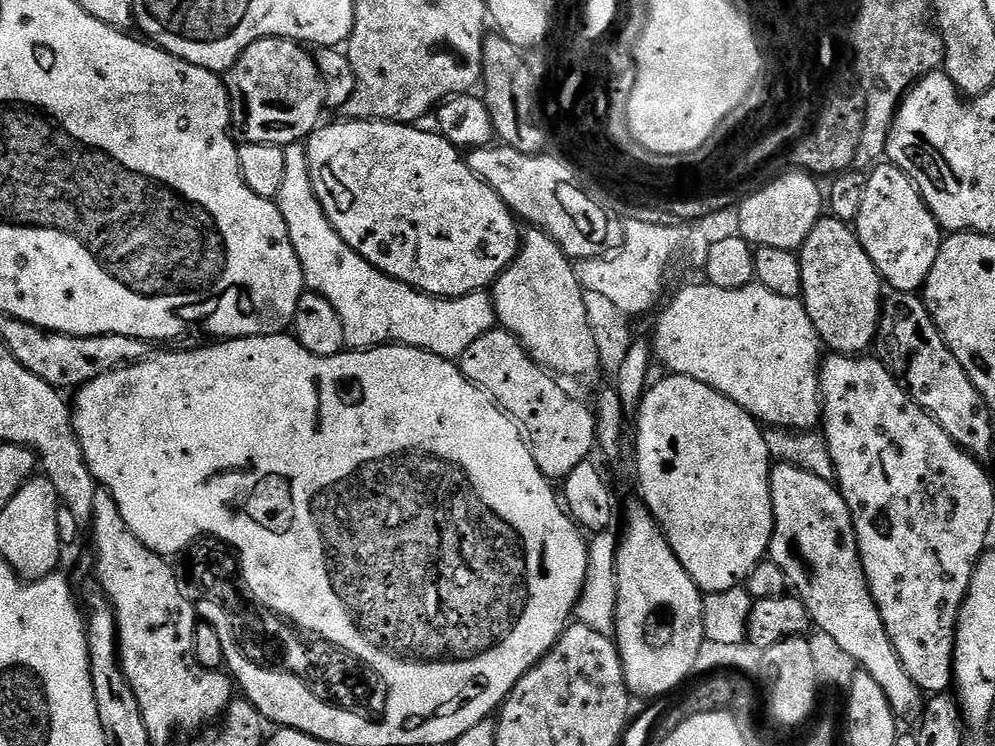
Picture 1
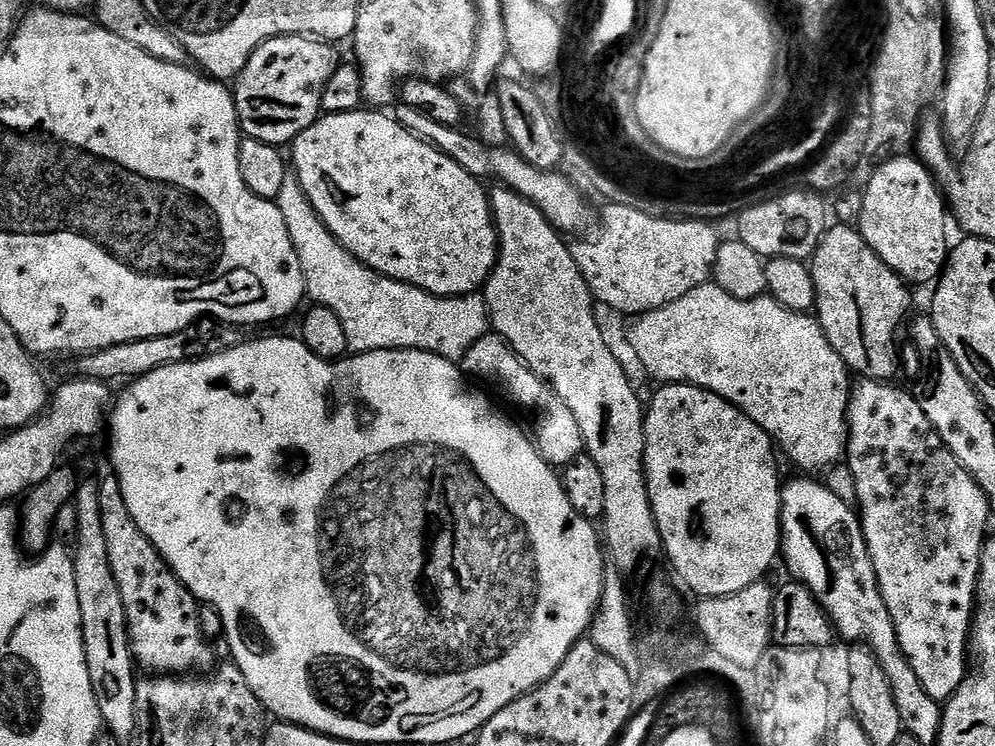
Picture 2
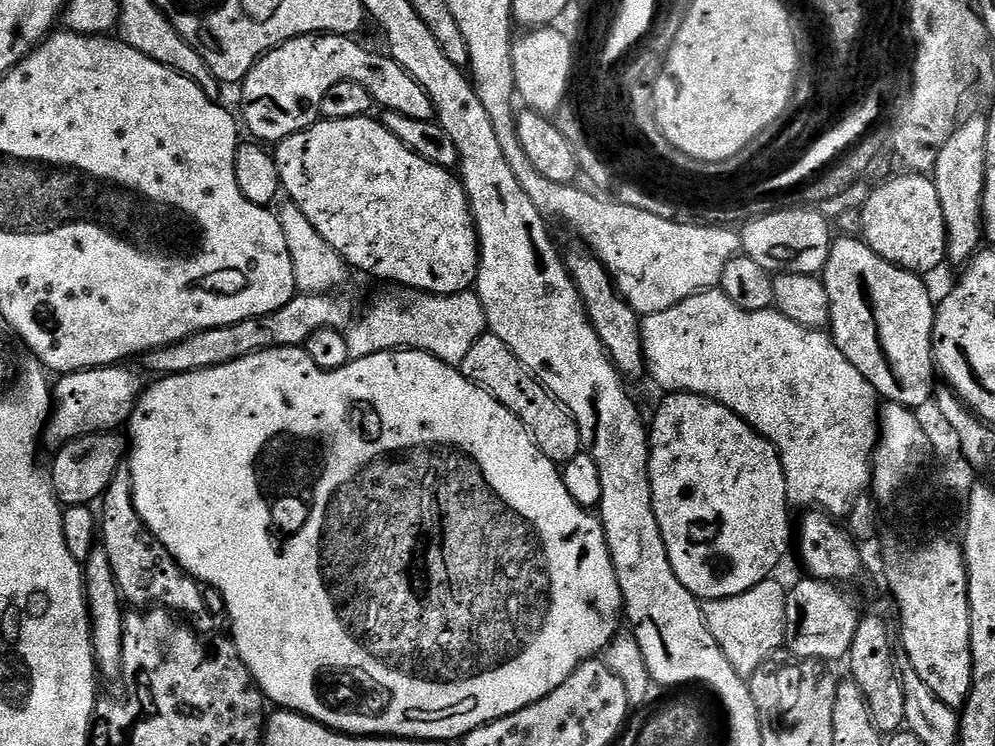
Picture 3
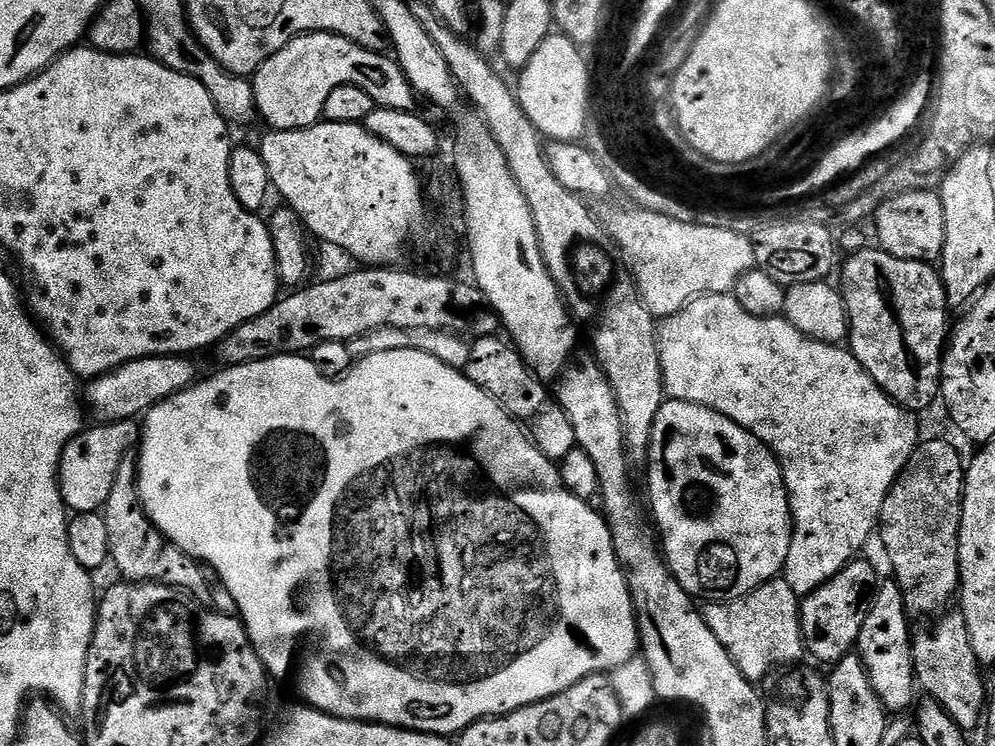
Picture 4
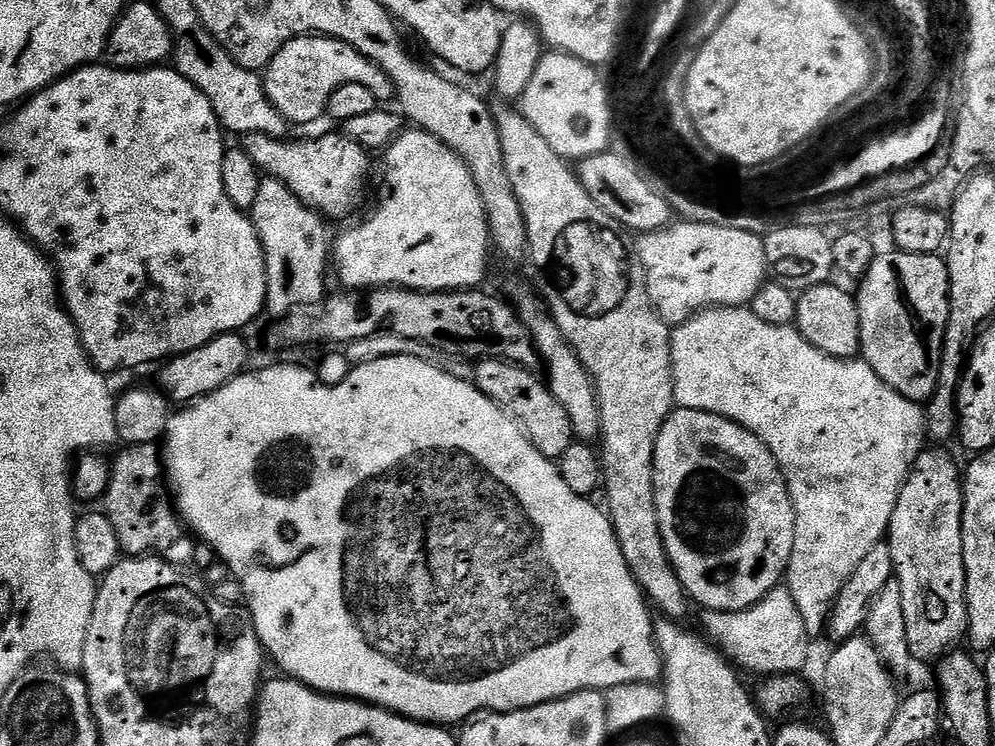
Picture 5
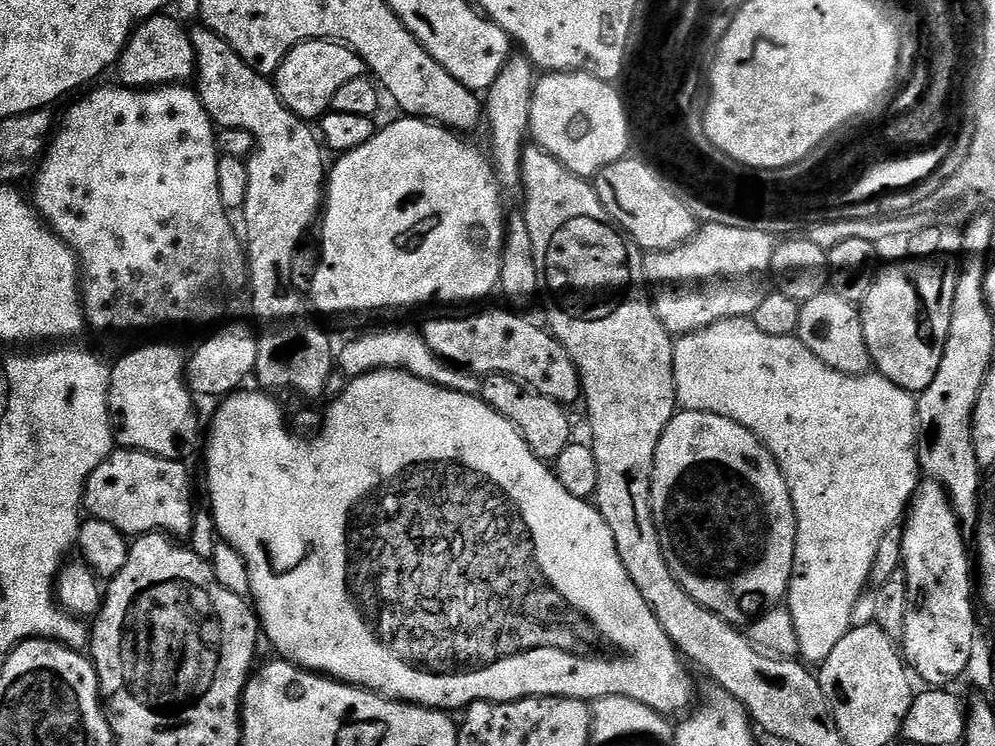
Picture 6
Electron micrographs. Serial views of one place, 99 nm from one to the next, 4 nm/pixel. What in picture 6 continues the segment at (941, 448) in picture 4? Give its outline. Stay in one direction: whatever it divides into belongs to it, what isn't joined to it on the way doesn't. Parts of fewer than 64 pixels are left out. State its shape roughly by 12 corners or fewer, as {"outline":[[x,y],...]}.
{"outline":[[946,490],[903,521],[902,655],[948,686],[976,644],[974,564]]}

